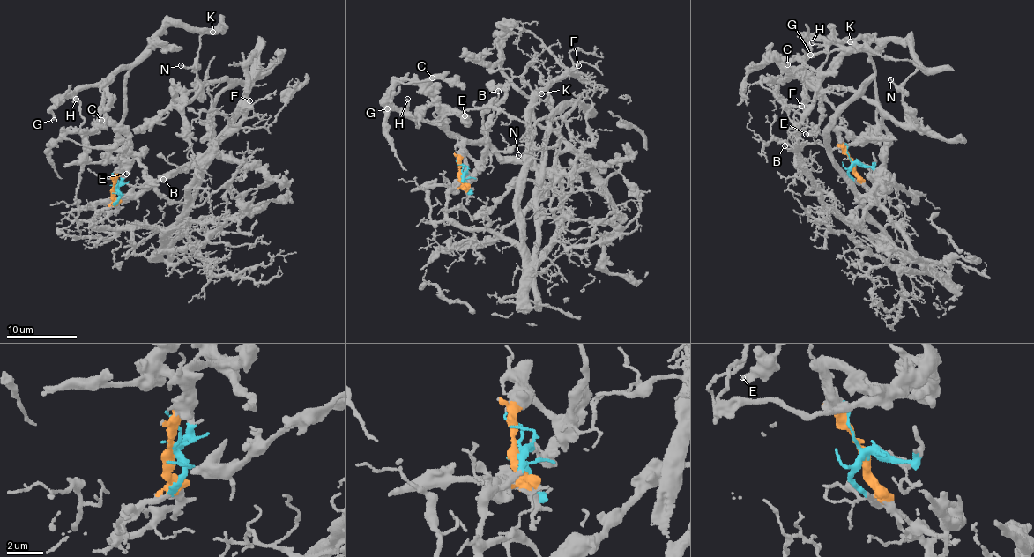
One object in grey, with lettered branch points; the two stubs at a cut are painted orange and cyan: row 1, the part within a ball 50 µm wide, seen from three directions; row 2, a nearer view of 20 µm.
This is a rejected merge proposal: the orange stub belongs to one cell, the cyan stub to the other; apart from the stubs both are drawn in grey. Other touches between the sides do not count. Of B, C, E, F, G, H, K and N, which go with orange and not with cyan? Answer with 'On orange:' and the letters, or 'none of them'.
On orange: B, C, E, G, H, K, N

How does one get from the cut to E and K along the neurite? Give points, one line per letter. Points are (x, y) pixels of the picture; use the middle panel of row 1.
E: (462, 174), (464, 148), (475, 165), (466, 178), (462, 138), (440, 115), (450, 112), (467, 123), (465, 115)
K: (462, 174), (464, 148), (475, 174), (461, 173), (476, 140), (555, 173), (560, 133), (540, 93)

